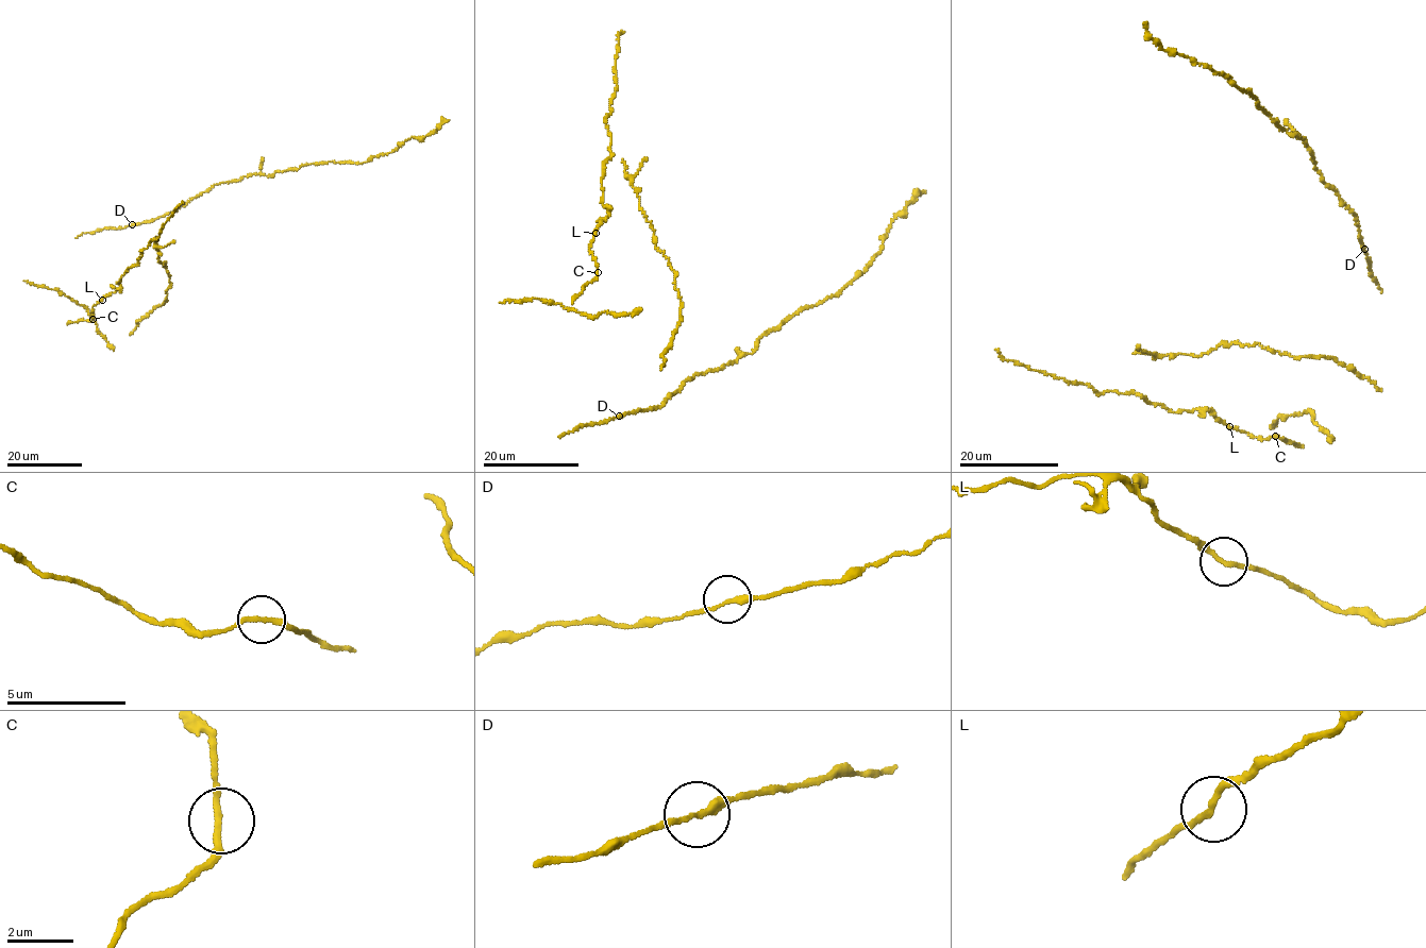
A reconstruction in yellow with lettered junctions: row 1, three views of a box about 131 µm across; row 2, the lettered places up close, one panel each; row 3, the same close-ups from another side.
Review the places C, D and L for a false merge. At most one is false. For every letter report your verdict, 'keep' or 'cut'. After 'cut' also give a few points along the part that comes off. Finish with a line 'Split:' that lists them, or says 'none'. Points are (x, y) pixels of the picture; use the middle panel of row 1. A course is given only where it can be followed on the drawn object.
C: keep
D: keep
L: keep
Split: none

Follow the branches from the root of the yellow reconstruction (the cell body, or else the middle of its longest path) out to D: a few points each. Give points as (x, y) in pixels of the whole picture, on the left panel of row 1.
D: (88, 232), (132, 224)

